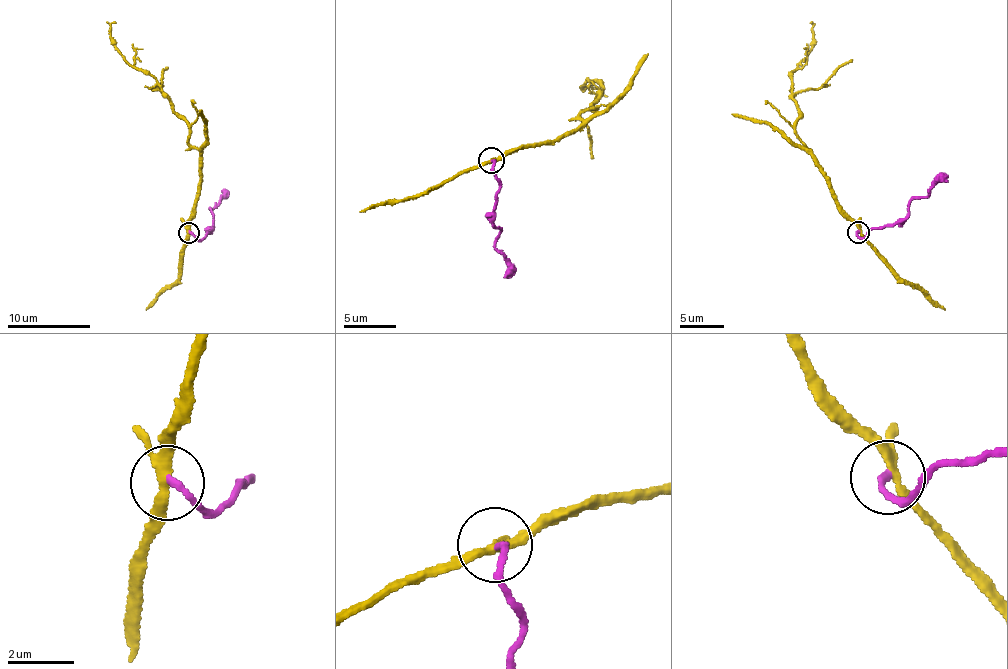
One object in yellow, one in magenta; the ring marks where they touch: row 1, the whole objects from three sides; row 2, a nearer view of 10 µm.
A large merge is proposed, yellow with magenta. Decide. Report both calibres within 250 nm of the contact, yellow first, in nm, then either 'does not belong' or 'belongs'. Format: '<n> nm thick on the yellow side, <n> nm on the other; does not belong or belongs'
240 nm thick on the yellow side, 180 nm on the other; does not belong

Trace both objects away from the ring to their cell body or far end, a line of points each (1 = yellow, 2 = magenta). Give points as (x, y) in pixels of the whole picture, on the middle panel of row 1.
1: (492, 161), (581, 125), (582, 114), (598, 108), (593, 103), (604, 93), (601, 82), (582, 86), (600, 89)
2: (492, 161), (498, 180), (494, 224), (501, 228), (495, 245), (502, 256), (508, 278)

